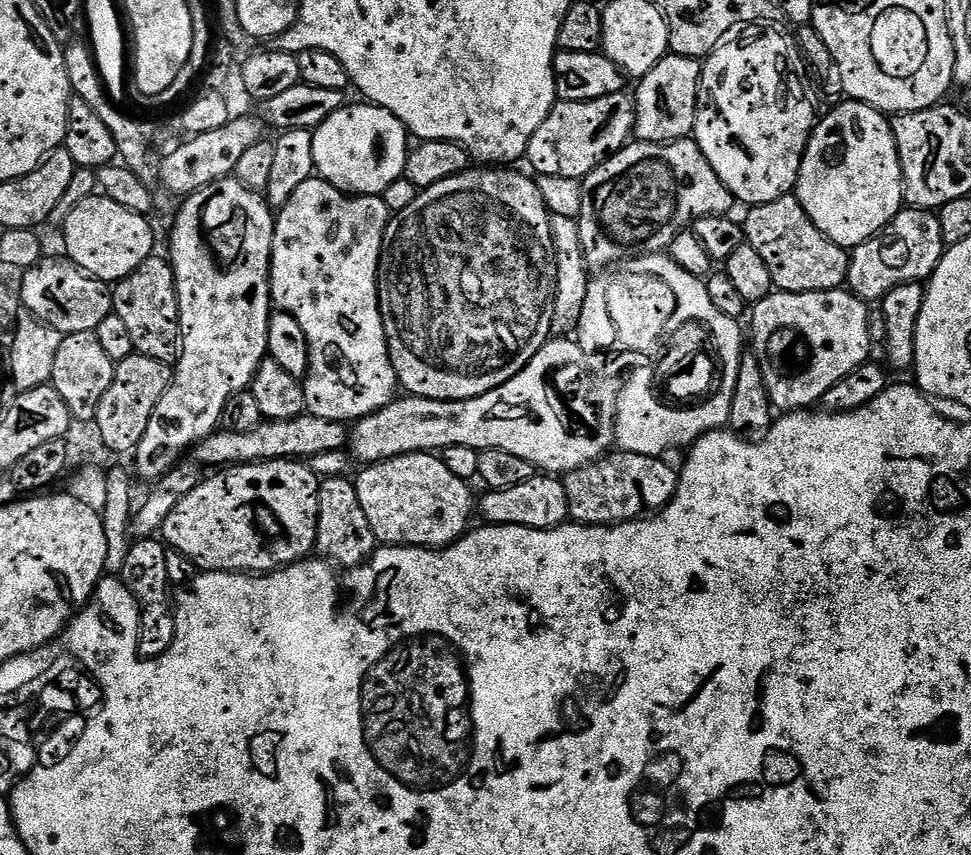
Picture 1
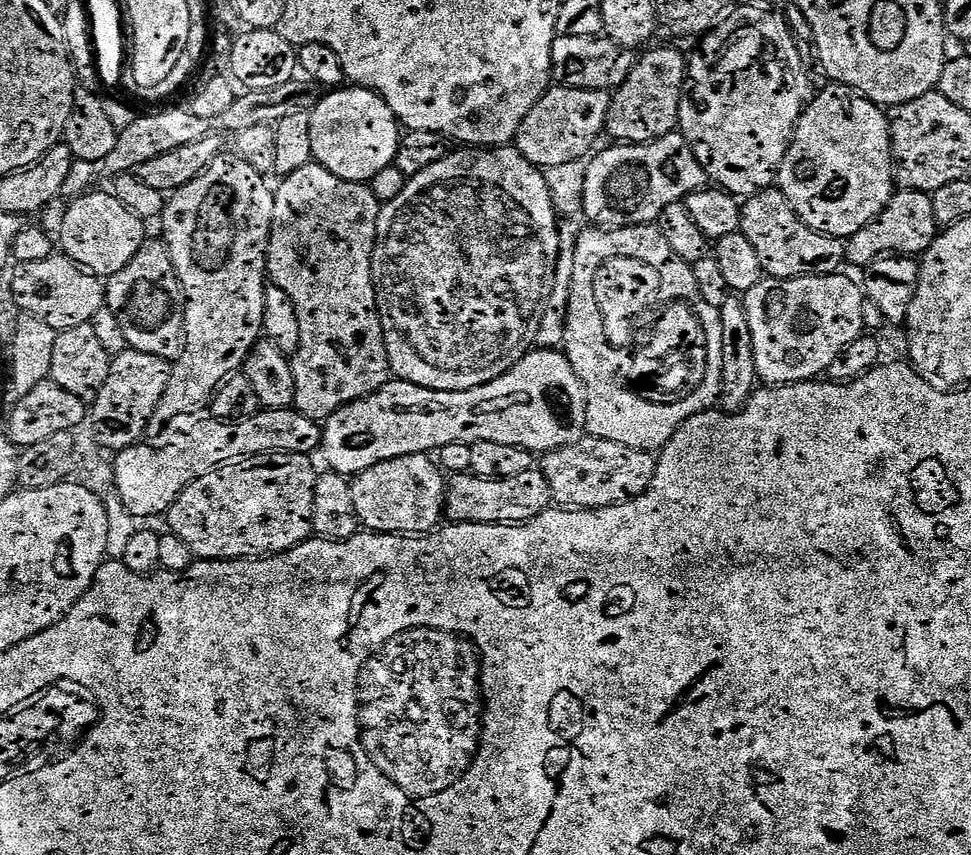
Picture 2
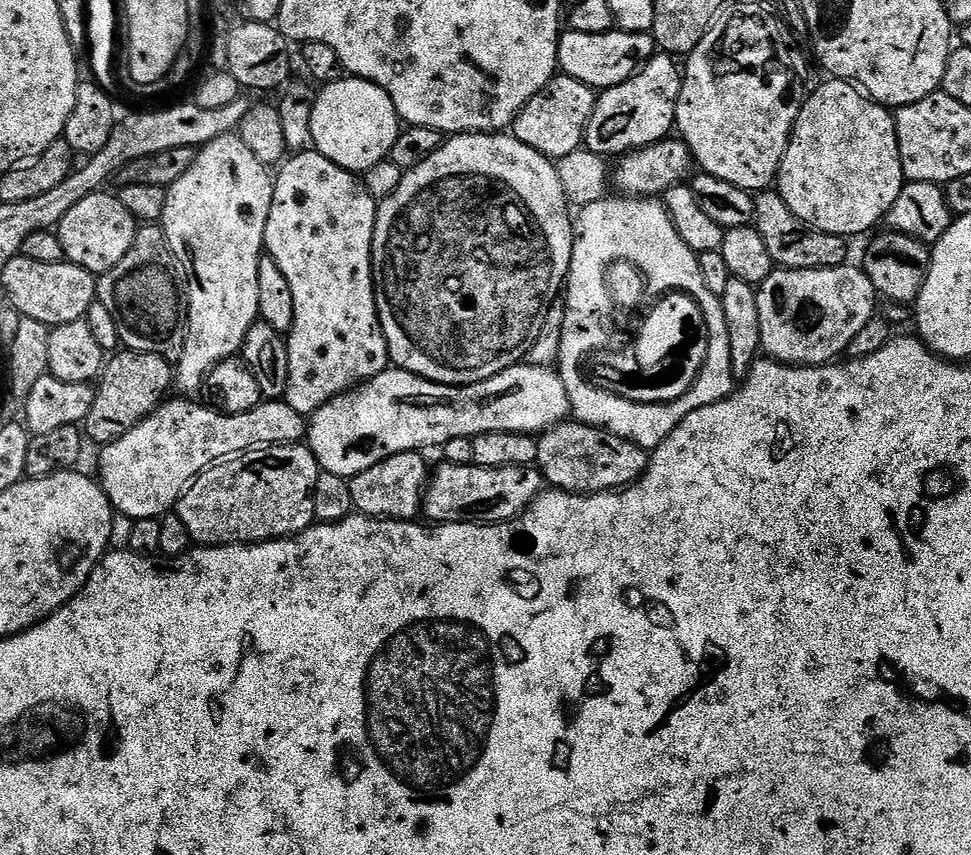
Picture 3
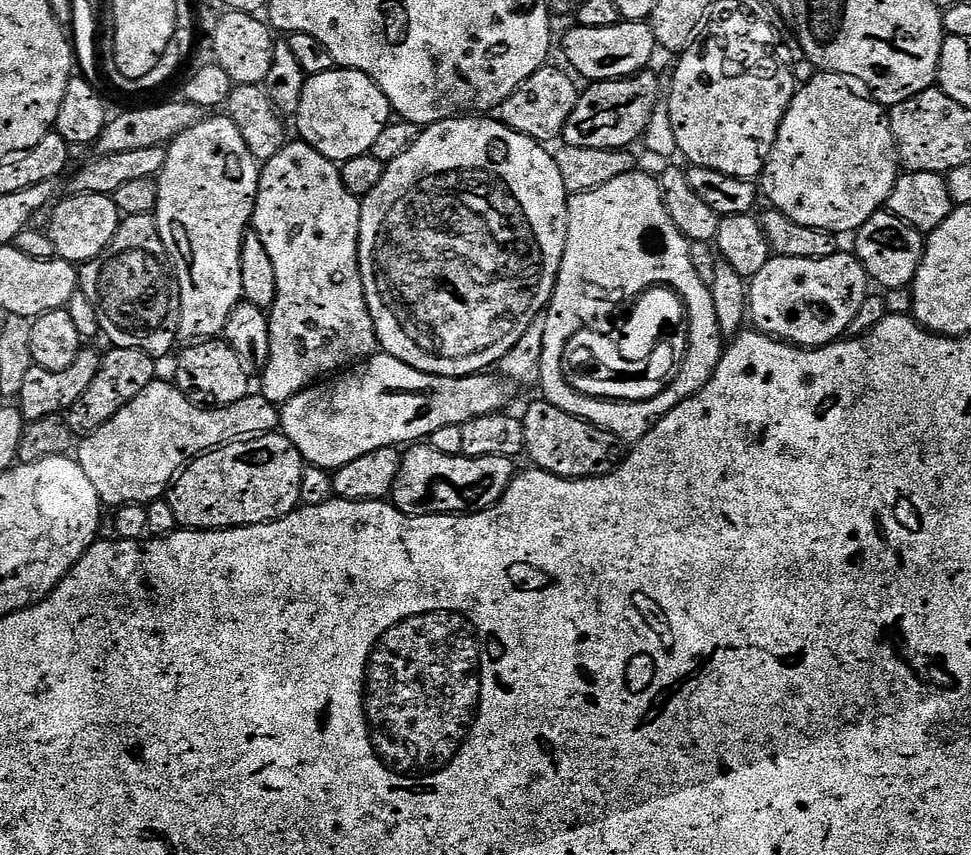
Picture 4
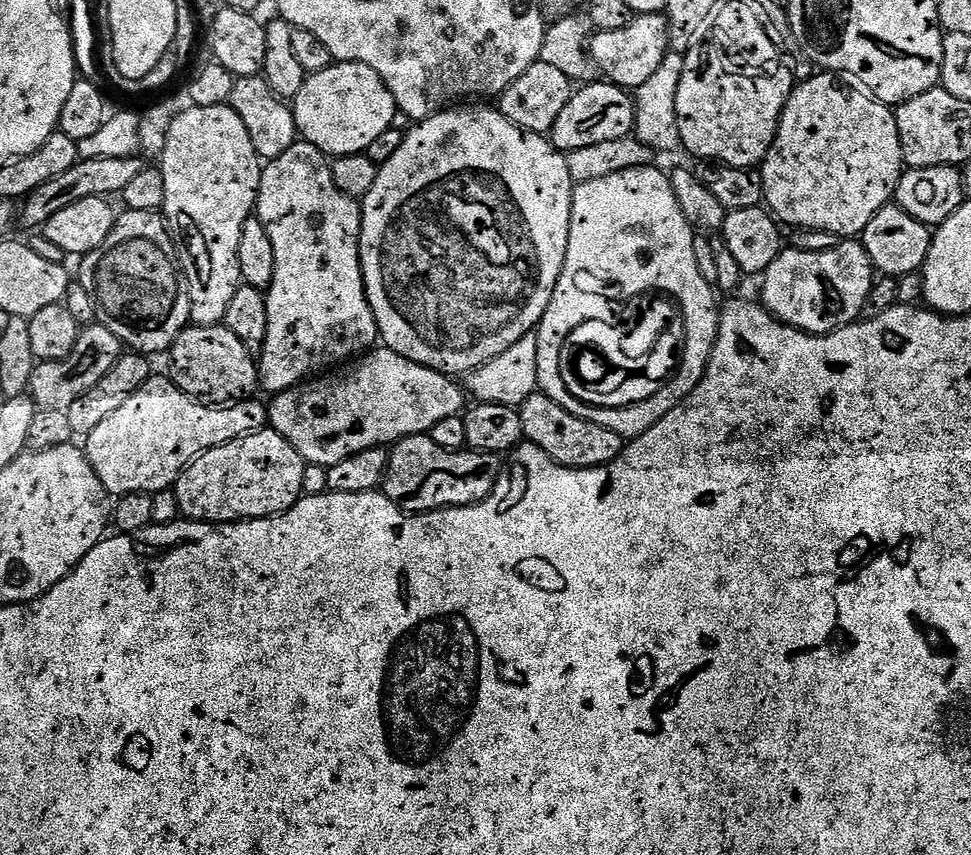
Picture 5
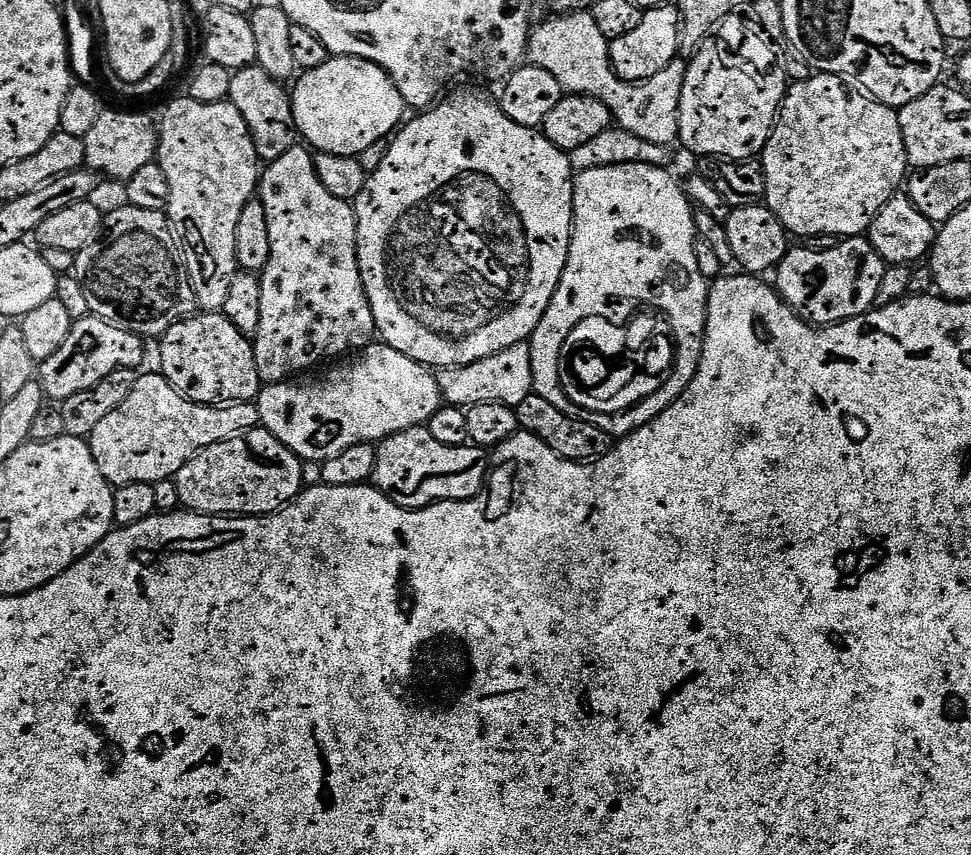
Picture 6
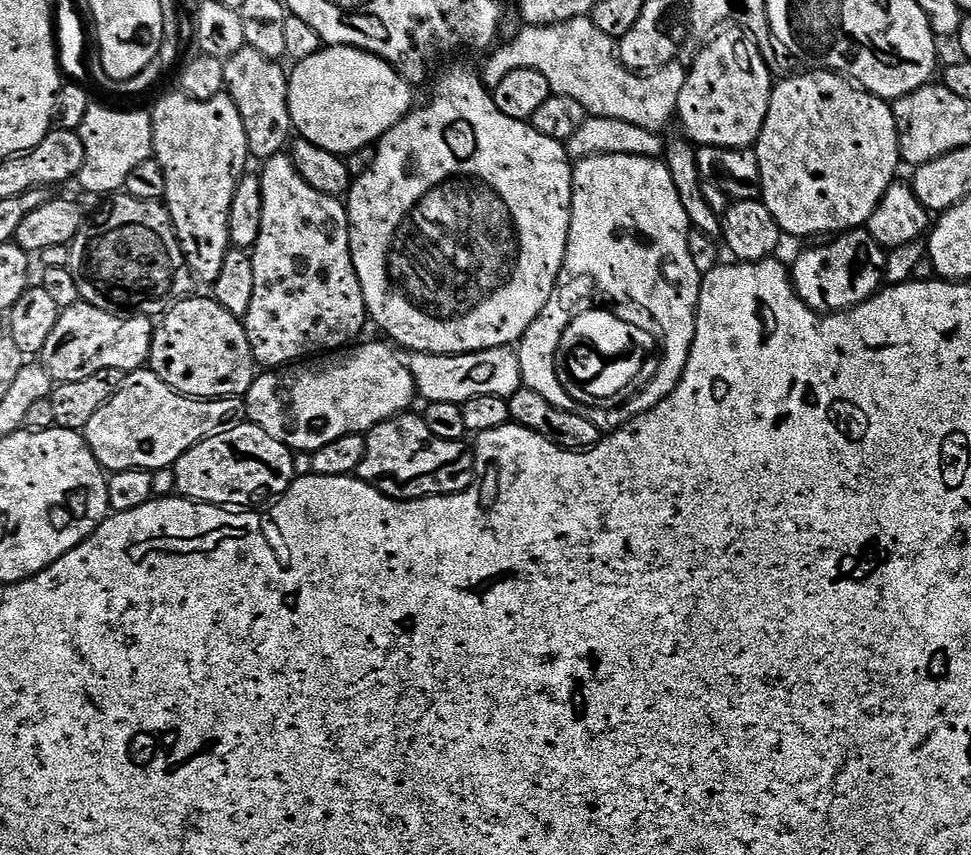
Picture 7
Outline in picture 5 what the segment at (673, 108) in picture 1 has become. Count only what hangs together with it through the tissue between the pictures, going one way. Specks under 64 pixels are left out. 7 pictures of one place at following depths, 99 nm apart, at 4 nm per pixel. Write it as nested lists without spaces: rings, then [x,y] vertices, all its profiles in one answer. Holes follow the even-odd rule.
[[[585,83],[573,91],[570,102],[566,102],[562,114],[558,114],[558,122],[554,122],[550,139],[560,152],[567,154],[582,150],[582,146],[595,146],[597,142],[610,142],[613,138],[633,135],[636,126],[635,99],[616,84],[592,83]]]

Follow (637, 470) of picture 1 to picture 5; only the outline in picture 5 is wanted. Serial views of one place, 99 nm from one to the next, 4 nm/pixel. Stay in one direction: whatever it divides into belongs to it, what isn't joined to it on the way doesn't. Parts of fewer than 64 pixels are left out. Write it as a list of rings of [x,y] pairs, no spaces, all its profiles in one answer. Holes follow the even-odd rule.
[[[539,390],[526,398],[518,411],[522,418],[524,440],[538,446],[555,464],[561,464],[563,468],[600,468],[614,462],[626,443],[621,436],[614,434],[614,430],[606,430],[606,426],[594,426],[594,422],[566,414],[558,402]]]

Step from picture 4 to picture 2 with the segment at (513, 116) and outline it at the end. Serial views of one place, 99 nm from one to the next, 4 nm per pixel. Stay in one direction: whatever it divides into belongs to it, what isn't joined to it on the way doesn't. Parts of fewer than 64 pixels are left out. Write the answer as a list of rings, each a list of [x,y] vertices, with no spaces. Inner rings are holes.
[[[549,87],[524,119],[514,141],[516,151],[541,170],[557,168],[575,160],[583,161],[597,147],[596,139],[605,135],[612,97],[611,91],[598,88]]]

